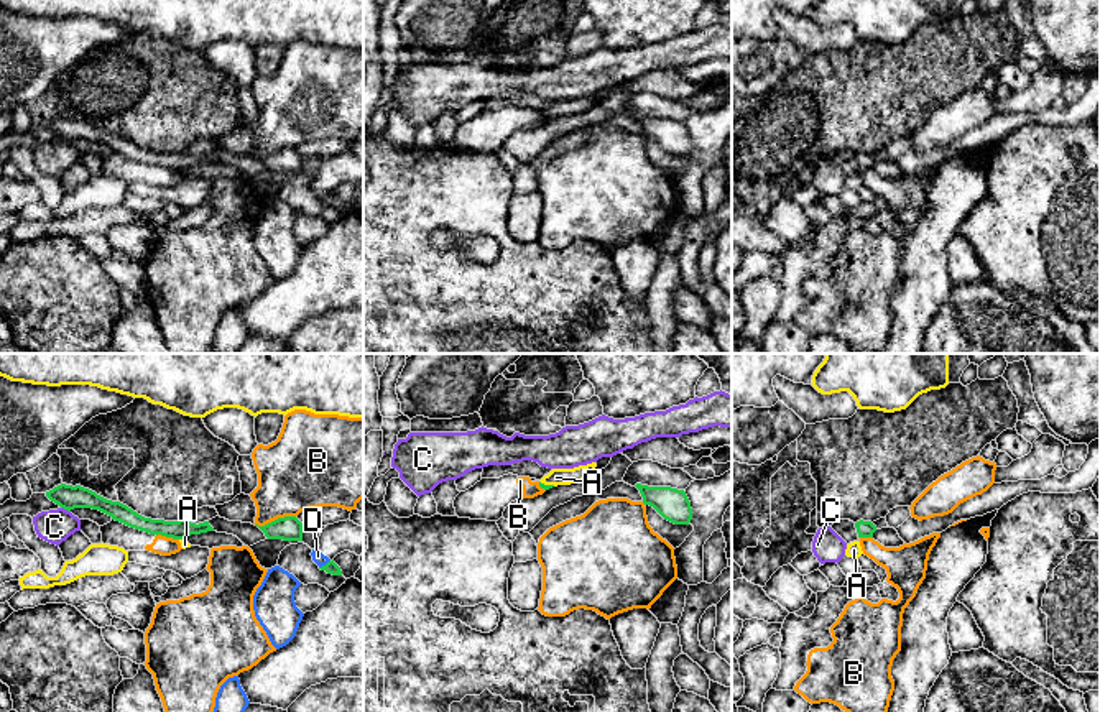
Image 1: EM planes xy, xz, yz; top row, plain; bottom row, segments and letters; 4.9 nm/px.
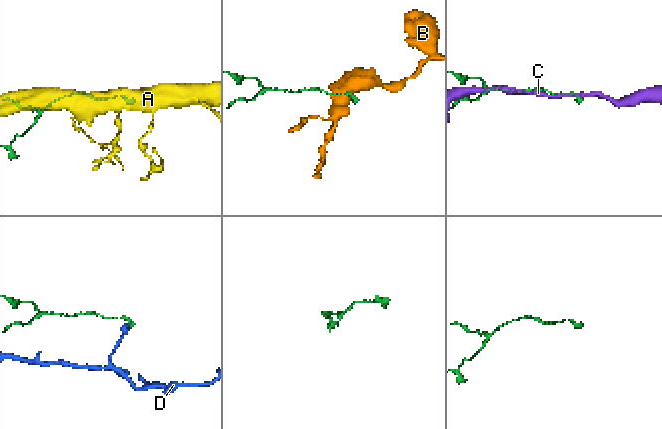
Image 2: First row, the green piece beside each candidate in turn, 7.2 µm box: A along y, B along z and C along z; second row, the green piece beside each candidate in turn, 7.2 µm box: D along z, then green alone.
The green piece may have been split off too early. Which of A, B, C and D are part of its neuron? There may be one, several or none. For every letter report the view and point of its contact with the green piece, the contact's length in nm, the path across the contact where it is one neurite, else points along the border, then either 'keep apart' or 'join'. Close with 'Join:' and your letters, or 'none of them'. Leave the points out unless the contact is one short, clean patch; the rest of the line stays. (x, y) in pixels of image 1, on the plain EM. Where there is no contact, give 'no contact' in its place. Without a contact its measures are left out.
A: contact xz (548, 117); length 80 nm; border xz (540, 112), (554, 117); keep apart
B: contact xy (275, 152); length 200 nm; keep apart
C: contact xy (66, 140); length 50 nm; keep apart
D: contact xy (326, 196); length 70 nm; keep apart
Join: none of them

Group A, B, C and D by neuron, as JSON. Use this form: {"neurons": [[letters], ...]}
{"neurons": [["A"], ["B"], ["C"], ["D"]]}

